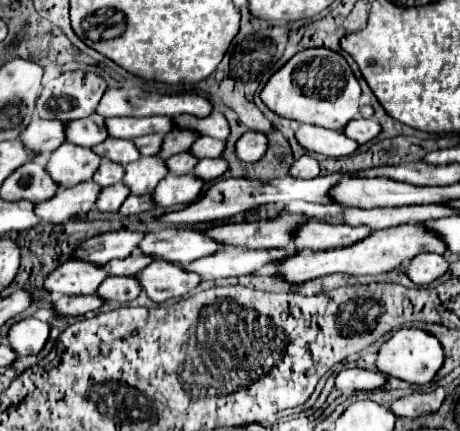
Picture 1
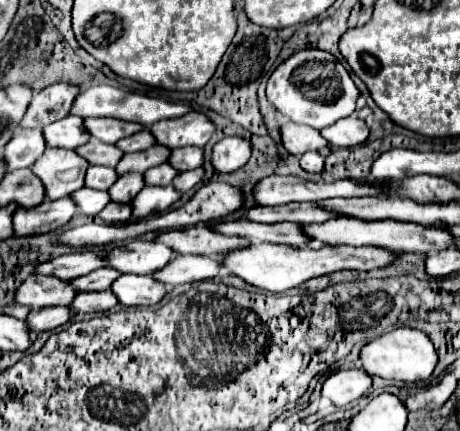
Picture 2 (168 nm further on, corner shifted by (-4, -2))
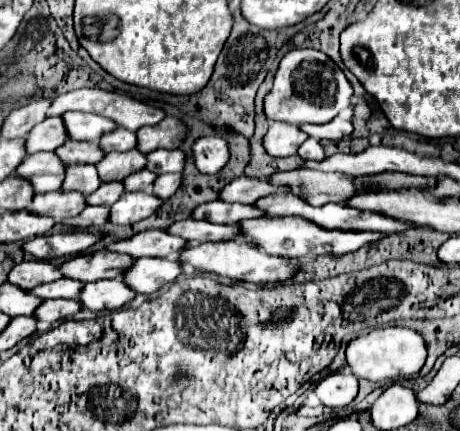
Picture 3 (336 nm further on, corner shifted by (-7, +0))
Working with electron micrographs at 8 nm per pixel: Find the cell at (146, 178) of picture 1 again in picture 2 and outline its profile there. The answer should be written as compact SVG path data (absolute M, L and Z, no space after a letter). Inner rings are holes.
M129 172L129 174L119 176L119 180L113 184L113 188L109 188L109 194L117 202L131 202L143 188L145 188L143 174Z

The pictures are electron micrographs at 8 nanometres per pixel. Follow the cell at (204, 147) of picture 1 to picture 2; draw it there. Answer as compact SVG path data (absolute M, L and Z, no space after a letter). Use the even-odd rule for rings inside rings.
M197 146L175 148L169 156L169 164L177 166L177 170L181 170L181 172L203 166L203 148L197 148Z

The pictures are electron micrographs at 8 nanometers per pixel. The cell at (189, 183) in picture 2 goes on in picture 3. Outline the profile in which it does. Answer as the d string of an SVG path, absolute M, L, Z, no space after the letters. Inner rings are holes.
M160 174L152 182L152 194L158 196L160 200L168 200L176 190L180 188L180 174Z

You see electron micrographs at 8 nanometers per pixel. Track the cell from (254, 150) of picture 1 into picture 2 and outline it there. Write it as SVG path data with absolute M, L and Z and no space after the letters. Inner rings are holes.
M243 136L223 138L213 148L213 166L219 172L235 172L249 162L251 150L253 144Z

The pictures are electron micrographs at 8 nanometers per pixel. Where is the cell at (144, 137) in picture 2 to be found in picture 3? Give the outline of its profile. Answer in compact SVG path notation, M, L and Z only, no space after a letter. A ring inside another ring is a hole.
M116 128L116 130L112 130L112 132L106 132L106 134L100 138L98 146L100 146L100 150L104 150L106 154L108 154L108 152L114 152L114 150L126 152L126 150L132 150L132 148L136 146L136 134L124 130L124 128Z

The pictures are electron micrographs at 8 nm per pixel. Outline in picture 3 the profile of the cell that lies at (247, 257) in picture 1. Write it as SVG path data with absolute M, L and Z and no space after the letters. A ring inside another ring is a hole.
M138 258L130 268L126 268L120 274L120 278L136 294L152 294L166 286L168 282L176 280L180 274L182 268L180 264L176 264L176 260Z

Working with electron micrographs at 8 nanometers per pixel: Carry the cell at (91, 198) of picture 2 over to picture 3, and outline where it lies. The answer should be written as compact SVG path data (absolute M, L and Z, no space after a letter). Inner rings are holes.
M44 192L34 194L28 212L34 216L50 216L56 222L78 216L86 208L84 196L80 192Z

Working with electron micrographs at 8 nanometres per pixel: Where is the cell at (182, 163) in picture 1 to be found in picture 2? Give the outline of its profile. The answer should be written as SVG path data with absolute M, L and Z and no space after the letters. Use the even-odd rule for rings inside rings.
M165 162L165 164L159 164L159 166L151 168L149 172L145 172L145 184L149 184L149 186L169 186L177 174L181 174L181 172L177 168L173 168L169 162Z

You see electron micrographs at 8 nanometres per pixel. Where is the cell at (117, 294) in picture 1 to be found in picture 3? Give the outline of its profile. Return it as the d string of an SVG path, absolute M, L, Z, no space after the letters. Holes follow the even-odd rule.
M44 300L36 310L34 310L34 318L38 322L56 322L62 318L68 318L72 314L76 314L80 308L80 304L76 304L76 300Z

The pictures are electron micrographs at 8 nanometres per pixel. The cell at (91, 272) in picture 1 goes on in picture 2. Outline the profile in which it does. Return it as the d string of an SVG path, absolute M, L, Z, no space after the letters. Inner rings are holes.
M29 276L21 290L17 290L17 304L41 308L41 306L61 306L73 300L77 294L75 286L69 284L69 280L61 280L57 276Z

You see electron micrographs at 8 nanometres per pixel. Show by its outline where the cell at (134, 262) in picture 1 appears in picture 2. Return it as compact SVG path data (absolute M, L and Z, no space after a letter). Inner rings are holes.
M105 266L105 268L101 268L101 270L89 272L87 276L81 276L81 278L77 278L77 280L71 280L71 284L73 284L79 292L85 292L85 290L87 290L87 292L93 292L93 290L101 292L101 290L109 290L111 284L113 284L119 276L121 276L119 270L113 270L113 268Z

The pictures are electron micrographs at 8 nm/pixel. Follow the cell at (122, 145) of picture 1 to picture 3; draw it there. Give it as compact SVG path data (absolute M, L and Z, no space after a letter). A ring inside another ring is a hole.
M68 140L68 144L64 142L54 152L64 164L96 164L96 160L100 160L100 156L104 156L104 152L100 152L98 144L74 142L74 140Z

